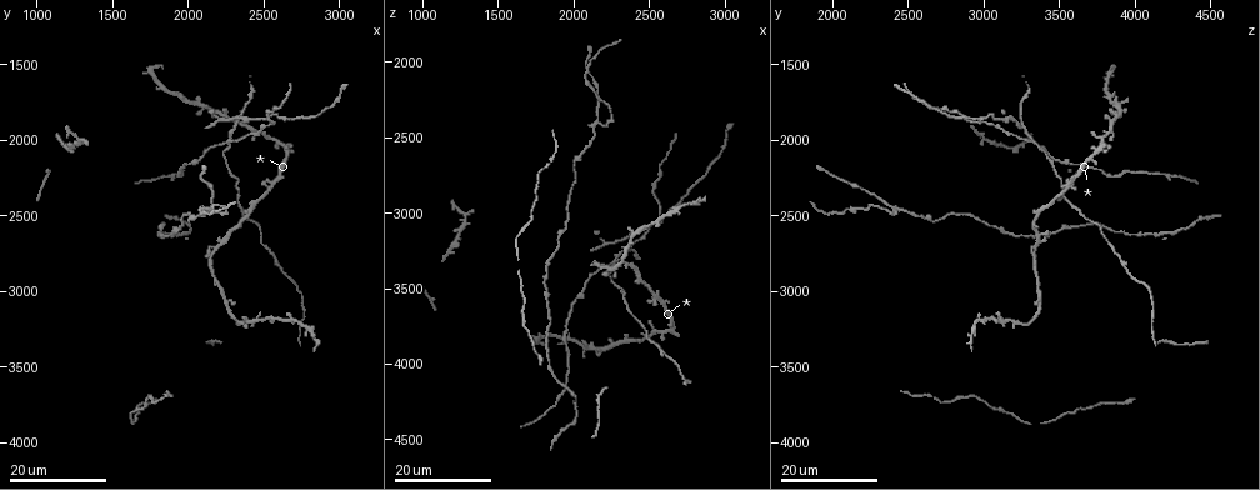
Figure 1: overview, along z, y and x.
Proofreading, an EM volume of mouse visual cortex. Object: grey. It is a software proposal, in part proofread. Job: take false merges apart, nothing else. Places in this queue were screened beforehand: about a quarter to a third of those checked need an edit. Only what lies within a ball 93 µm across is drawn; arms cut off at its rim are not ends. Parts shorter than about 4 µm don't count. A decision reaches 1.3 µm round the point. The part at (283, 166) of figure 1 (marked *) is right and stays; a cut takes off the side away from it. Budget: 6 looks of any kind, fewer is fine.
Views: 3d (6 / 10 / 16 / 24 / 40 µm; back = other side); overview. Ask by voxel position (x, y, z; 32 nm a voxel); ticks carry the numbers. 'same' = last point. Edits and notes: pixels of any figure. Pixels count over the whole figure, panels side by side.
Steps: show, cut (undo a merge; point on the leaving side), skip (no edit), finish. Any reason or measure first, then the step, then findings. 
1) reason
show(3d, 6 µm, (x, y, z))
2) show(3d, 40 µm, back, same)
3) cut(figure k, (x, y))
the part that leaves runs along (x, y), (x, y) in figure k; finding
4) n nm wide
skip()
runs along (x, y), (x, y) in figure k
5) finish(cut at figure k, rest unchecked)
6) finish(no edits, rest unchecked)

arms part here
show(3d, 16 µm, (2260, 2020, 3340))

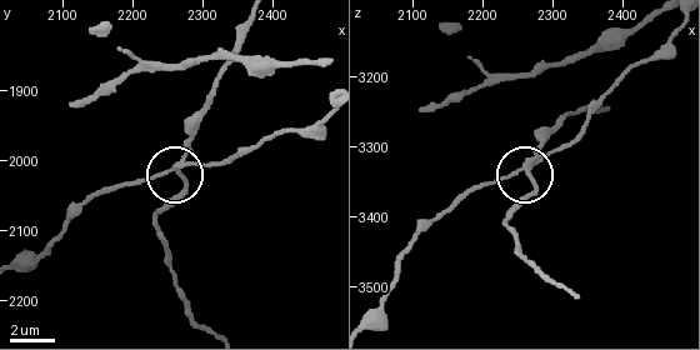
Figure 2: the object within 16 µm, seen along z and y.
show(3d, 6 µm, (2245, 2015, 3335))

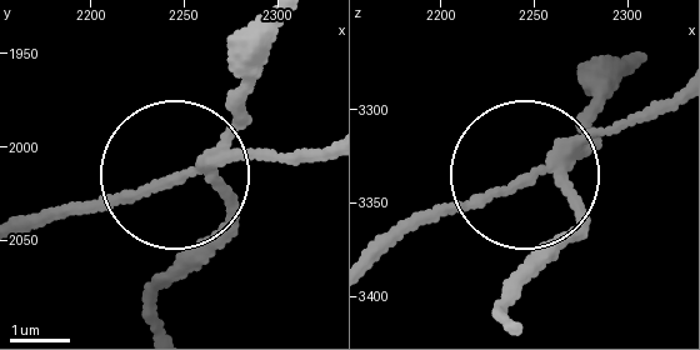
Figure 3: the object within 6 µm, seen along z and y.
3 arms
cut(figure 3, (229, 225))
two neurons meet here

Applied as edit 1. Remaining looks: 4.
show(3d, 16 µm, (1940, 2580, 3120))

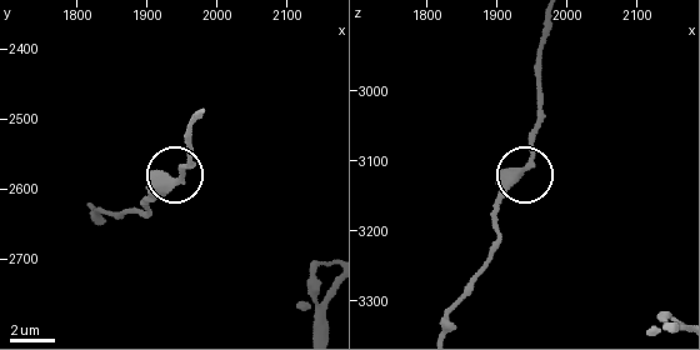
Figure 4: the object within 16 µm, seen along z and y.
show(3d, 6 µm, (1945, 2590, 3110))

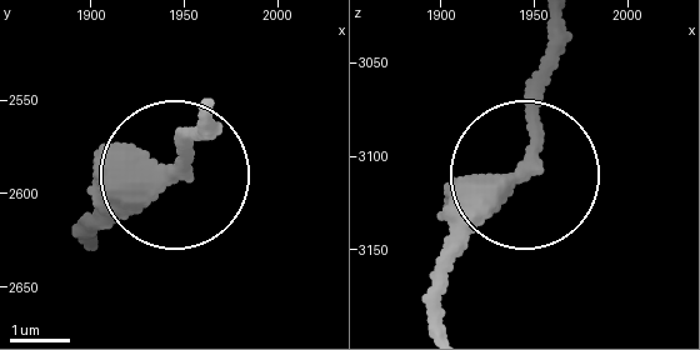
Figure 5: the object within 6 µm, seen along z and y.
skip()
continuous, no second neuron

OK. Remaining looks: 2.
side arm on a straight run
show(3d, 16 µm, (2200, 2740, 3320))

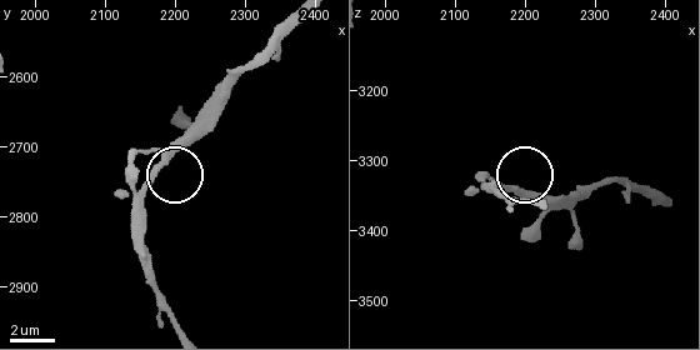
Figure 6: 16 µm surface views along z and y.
show(3d, 10 µm, (2180, 2725, 3340))

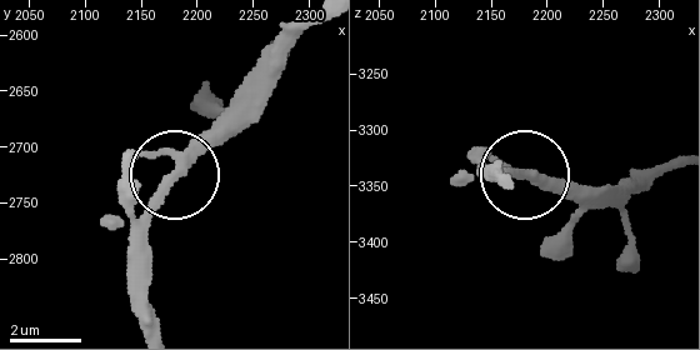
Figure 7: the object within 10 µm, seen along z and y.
side arm 65 µm
skip()
runs along (314, 25), (278, 79), (179, 178), (149, 223), (143, 255) in figure 7; continuous, no second neuron

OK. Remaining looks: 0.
finish(cut at figure 3, rest unchecked)

